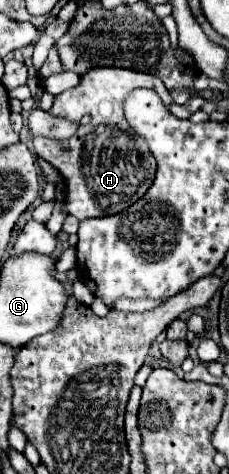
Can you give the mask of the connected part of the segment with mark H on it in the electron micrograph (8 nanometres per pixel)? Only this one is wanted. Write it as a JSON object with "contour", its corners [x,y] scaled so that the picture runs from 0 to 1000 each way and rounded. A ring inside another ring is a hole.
{"contour":[[[397,143],[380,160],[354,160],[328,186],[266,194],[214,228],[223,245],[275,245],[293,253],[345,257],[371,241],[397,241],[397,266],[345,266],[328,287],[258,308],[240,308],[240,300],[205,295],[197,287],[153,287],[144,312],[170,333],[240,350],[284,376],[275,384],[301,405],[293,443],[336,464],[520,451],[581,426],[598,426],[668,388],[686,354],[677,333],[659,329],[651,308],[590,300],[581,274],[537,245],[537,211],[581,186],[677,190],[773,249],[825,249],[895,215],[878,203],[834,203],[799,224],[773,224],[721,177],[677,156],[590,152],[555,143]],[[275,312],[301,312],[301,321],[275,321]]]}

